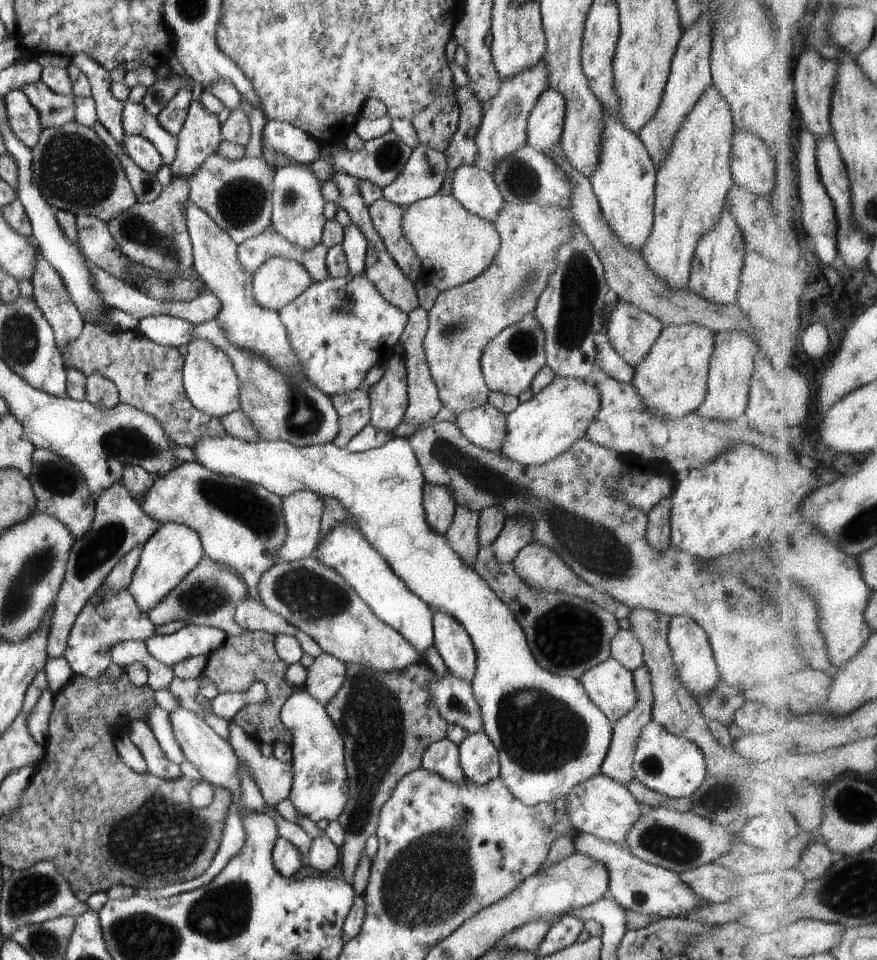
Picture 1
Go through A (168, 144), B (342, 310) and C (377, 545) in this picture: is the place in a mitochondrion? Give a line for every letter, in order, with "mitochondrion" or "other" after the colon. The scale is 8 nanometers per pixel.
A: other
B: mitochondrion
C: other

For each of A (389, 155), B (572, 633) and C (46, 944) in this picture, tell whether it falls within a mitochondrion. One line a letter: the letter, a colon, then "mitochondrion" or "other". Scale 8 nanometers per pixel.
A: mitochondrion
B: mitochondrion
C: mitochondrion

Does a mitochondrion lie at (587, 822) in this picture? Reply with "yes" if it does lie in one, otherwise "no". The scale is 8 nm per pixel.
no

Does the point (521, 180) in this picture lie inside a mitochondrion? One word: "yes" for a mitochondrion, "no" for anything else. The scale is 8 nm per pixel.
yes

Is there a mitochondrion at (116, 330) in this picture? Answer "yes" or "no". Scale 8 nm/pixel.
no

